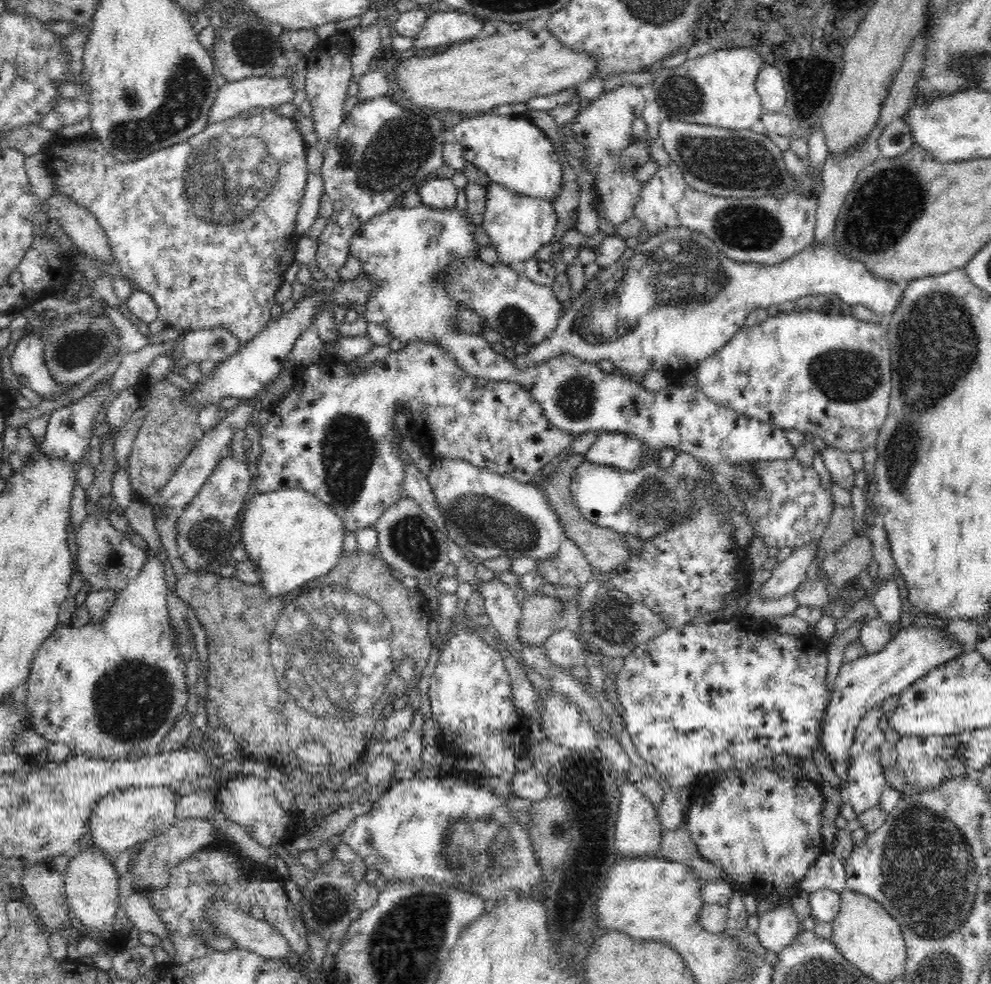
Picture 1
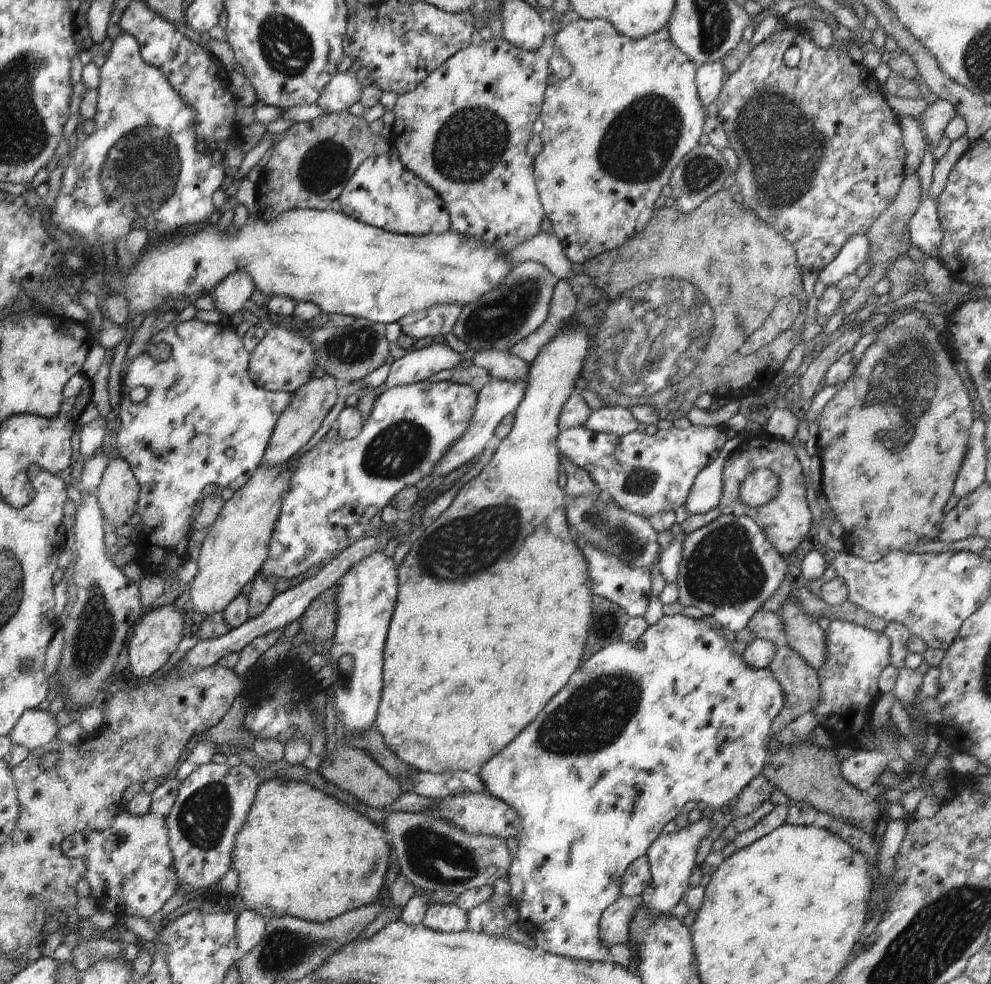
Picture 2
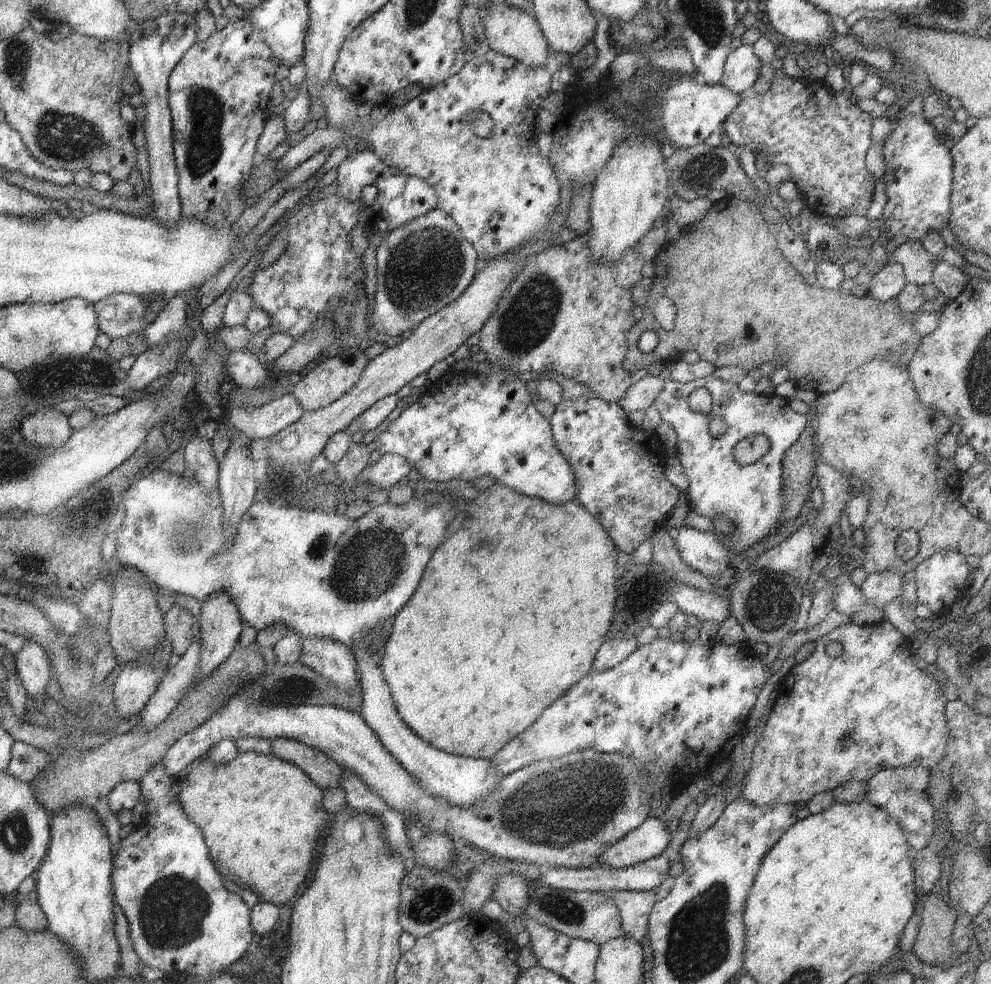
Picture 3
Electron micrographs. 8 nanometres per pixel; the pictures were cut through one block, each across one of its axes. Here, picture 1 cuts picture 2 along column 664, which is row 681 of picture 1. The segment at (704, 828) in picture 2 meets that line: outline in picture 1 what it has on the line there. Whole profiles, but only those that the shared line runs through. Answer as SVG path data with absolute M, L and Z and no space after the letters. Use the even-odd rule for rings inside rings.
M910 624L898 626L897 635L892 637L880 652L868 653L852 662L844 663L839 668L830 700L827 702L825 724L820 738L821 754L829 758L832 764L846 763L848 767L852 760L854 736L866 712L880 708L888 696L899 696L933 668L963 652L961 644L953 642L942 629Z

